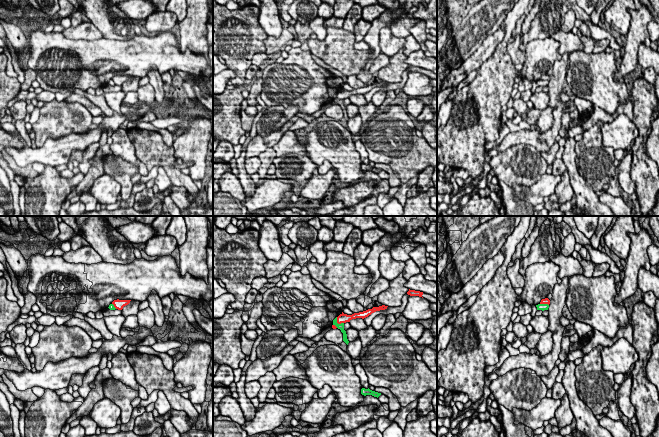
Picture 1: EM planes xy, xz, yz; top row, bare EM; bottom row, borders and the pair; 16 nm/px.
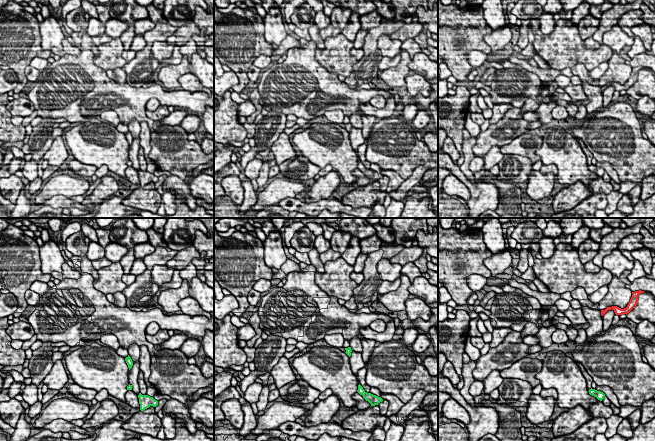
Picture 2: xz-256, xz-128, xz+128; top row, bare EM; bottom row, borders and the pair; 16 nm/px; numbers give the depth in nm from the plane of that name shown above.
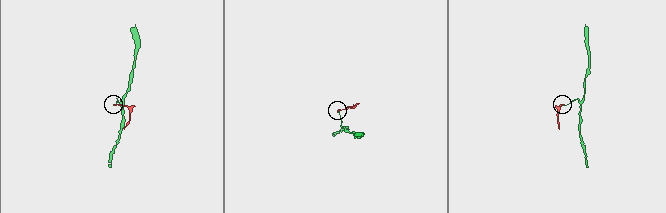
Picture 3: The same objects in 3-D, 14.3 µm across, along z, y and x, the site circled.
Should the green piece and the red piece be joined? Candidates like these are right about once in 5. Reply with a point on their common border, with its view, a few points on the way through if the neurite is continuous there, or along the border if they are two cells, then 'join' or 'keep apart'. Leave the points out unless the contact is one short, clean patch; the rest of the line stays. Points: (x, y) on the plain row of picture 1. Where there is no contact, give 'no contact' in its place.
contact xz (337, 99); border xz (336, 93), (338, 99), (343, 99); keep apart

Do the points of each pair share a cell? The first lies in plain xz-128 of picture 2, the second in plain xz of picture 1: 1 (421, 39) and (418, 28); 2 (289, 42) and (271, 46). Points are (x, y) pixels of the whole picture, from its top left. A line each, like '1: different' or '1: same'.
1: same
2: same

